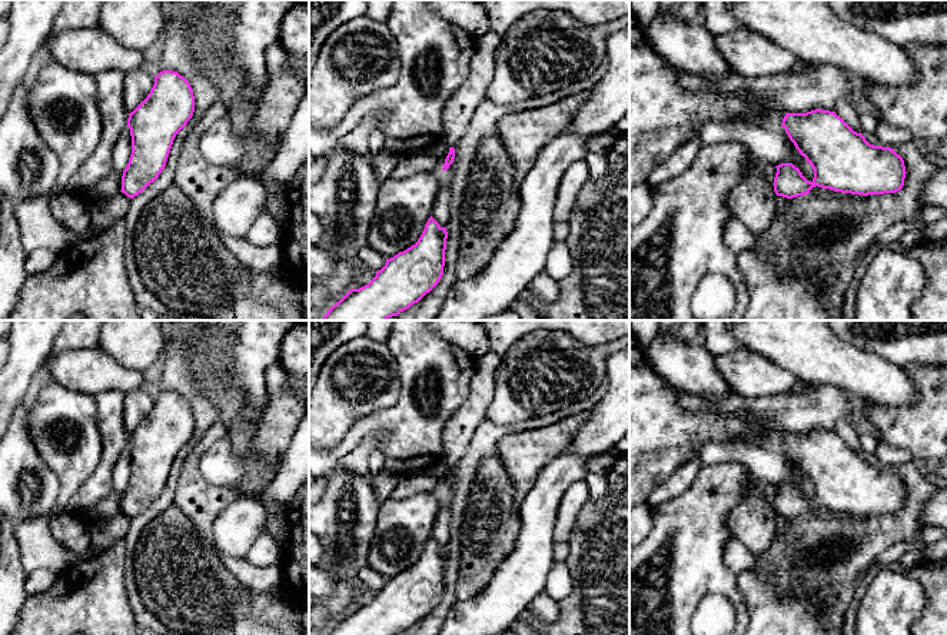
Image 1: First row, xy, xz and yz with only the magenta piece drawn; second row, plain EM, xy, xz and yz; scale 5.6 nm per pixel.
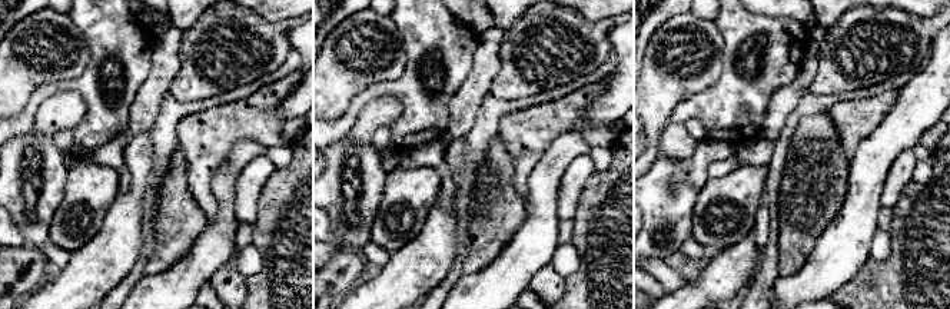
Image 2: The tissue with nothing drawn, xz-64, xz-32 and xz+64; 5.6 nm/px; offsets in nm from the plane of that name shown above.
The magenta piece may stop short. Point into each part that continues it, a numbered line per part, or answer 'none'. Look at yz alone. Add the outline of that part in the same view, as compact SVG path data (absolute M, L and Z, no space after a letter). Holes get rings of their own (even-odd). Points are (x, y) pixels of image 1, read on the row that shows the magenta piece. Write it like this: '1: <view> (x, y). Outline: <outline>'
none

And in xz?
none

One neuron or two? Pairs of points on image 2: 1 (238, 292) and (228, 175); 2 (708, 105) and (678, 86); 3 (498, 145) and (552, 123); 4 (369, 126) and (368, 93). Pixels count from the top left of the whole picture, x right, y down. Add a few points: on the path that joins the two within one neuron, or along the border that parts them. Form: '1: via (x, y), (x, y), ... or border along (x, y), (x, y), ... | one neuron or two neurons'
1: border along (233, 252), (211, 278) | two neurons
2: border along (720, 75), (711, 85), (684, 97), (668, 118) | two neurons
3: border along (497, 133), (512, 162), (514, 173) | two neurons
4: border along (401, 102), (394, 96), (372, 99), (349, 130) | two neurons

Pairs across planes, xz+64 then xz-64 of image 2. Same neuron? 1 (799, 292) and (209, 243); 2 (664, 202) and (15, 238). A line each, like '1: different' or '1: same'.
1: same
2: different

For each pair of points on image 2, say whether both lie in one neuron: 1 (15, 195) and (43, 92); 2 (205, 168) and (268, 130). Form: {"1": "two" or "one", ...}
{"1": "two", "2": "one"}

